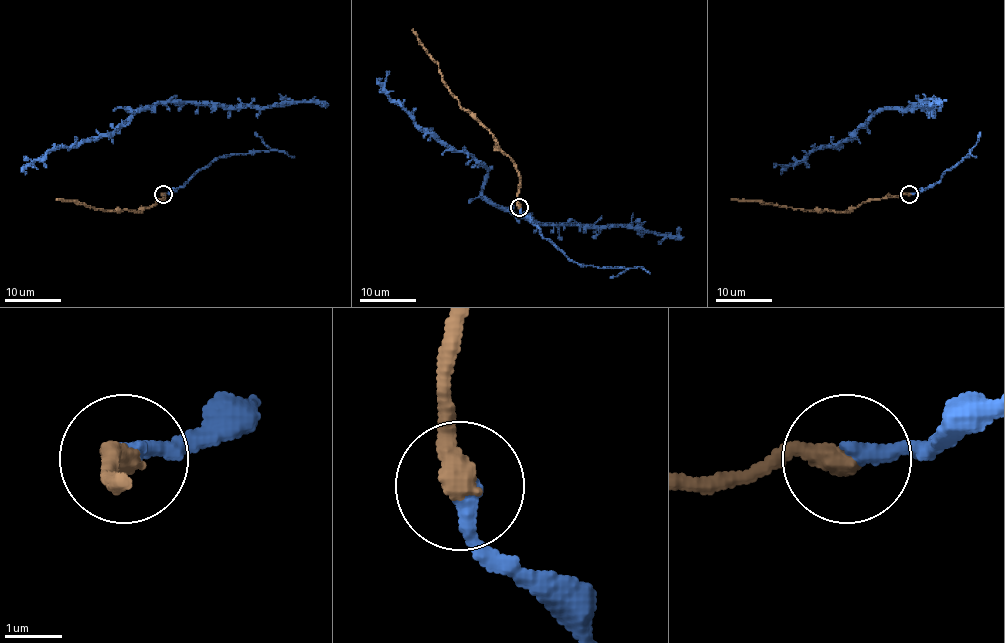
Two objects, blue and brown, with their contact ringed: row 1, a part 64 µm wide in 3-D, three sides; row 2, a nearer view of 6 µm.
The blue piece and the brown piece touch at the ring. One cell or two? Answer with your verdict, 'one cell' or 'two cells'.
one cell

